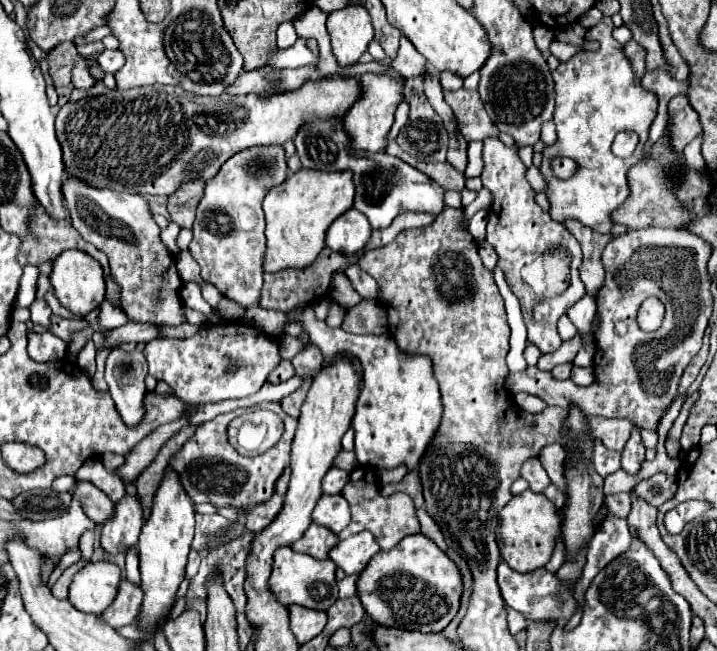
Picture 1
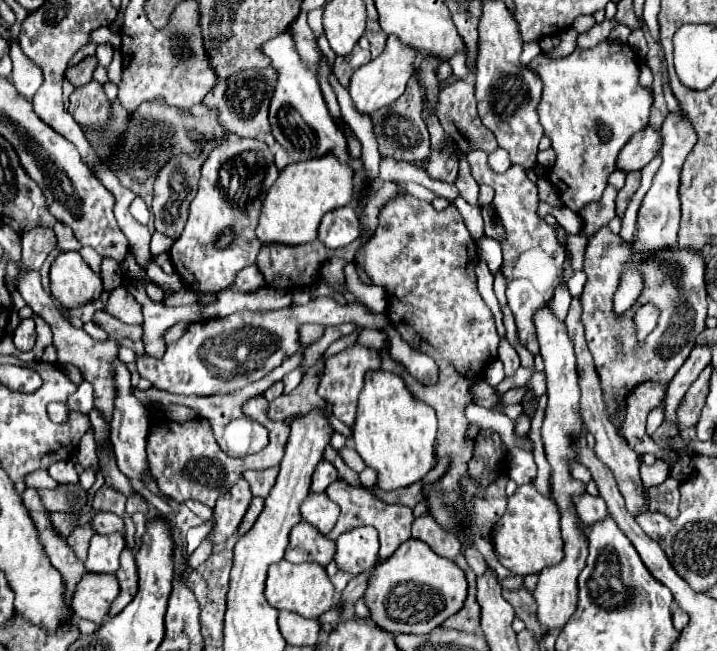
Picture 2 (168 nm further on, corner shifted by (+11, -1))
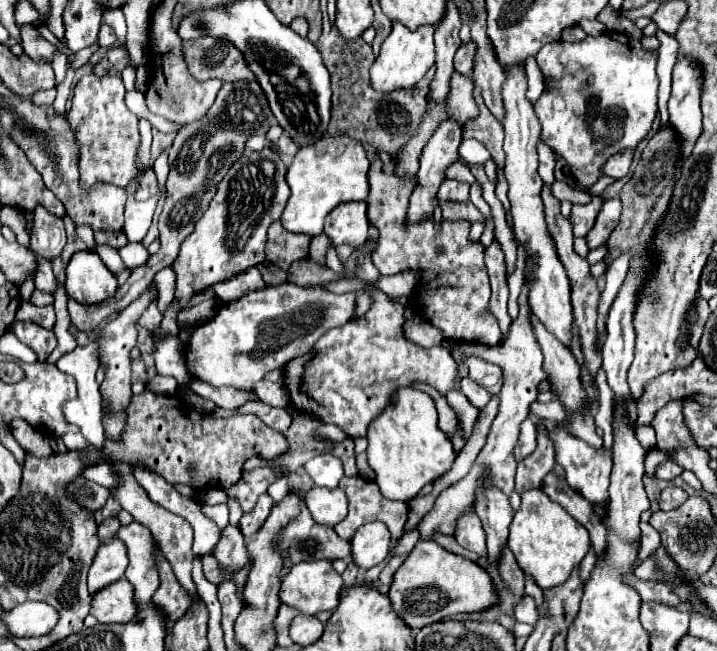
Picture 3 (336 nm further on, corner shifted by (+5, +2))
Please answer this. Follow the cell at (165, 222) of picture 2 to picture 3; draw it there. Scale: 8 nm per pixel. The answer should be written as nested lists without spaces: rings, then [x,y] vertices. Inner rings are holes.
[[[257,81],[223,83],[207,115],[201,121],[195,121],[183,127],[169,149],[171,171],[165,183],[167,199],[163,205],[163,213],[159,217],[161,249],[155,255],[151,255],[151,259],[143,267],[133,269],[125,285],[121,285],[111,299],[105,299],[103,303],[97,303],[97,305],[79,305],[73,299],[69,299],[69,315],[71,315],[71,321],[79,327],[79,331],[93,329],[113,311],[125,309],[131,301],[135,301],[141,293],[145,293],[145,289],[151,285],[153,275],[159,269],[171,265],[177,259],[179,245],[193,231],[193,225],[197,223],[197,219],[207,211],[219,179],[223,179],[231,163],[239,159],[239,155],[245,149],[245,141],[251,135],[265,135],[273,121],[275,117],[271,115],[267,97]]]

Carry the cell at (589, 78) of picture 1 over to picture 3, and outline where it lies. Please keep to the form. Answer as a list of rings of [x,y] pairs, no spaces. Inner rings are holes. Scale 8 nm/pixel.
[[[607,31],[599,37],[585,37],[583,41],[575,43],[547,43],[537,53],[537,63],[545,77],[545,91],[535,101],[535,115],[543,127],[541,141],[567,161],[571,177],[581,187],[581,191],[587,191],[603,175],[603,165],[613,153],[637,145],[649,133],[657,115],[657,53],[647,53],[641,47],[641,41],[629,35]]]

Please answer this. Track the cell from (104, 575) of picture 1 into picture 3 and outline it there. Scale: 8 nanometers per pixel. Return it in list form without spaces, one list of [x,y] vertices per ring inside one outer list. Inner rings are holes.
[[[119,579],[93,595],[91,611],[99,623],[127,623],[137,613],[133,603],[133,587],[127,579]]]

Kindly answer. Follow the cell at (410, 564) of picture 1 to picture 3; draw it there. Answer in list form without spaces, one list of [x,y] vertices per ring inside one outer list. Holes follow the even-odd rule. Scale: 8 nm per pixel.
[[[419,539],[409,557],[393,575],[389,599],[393,611],[407,623],[407,627],[421,629],[455,613],[483,611],[497,597],[493,593],[491,577],[477,563],[449,553],[435,541]]]

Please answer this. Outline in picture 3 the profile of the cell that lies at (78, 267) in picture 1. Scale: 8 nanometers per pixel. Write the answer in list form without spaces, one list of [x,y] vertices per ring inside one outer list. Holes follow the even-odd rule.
[[[77,251],[65,275],[65,293],[77,303],[101,303],[117,291],[117,277],[113,277],[95,251]]]

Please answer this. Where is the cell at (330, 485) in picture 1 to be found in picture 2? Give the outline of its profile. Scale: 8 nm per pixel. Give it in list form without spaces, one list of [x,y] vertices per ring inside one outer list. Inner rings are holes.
[[[321,460],[315,468],[313,474],[313,484],[311,484],[311,492],[325,492],[325,488],[337,480],[337,470],[331,462]]]

